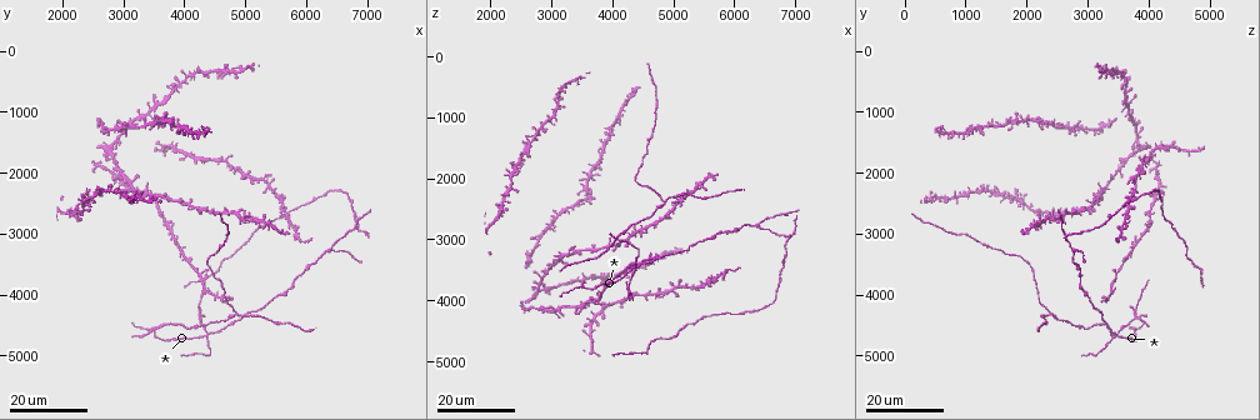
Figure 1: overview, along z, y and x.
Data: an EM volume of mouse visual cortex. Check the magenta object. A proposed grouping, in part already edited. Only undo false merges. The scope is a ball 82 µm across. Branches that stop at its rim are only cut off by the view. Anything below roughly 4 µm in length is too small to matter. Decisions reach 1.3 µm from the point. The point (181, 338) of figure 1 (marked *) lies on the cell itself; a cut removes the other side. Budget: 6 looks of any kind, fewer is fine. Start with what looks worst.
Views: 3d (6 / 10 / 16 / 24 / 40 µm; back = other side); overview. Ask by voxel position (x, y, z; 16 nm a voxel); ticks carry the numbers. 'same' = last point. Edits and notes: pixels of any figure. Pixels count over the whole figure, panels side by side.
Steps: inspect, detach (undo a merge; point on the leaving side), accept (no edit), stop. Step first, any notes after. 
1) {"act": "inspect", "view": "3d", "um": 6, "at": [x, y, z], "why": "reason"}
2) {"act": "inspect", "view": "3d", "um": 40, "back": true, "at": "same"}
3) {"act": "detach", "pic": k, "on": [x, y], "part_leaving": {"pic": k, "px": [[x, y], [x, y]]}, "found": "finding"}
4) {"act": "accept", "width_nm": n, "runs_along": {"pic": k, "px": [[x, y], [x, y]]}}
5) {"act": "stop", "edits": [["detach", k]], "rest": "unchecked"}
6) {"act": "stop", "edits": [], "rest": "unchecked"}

{"act": "inspect", "view": "3d", "um": 24, "at": [4400, 4650, 3450], "why": "looks like a crossing"}

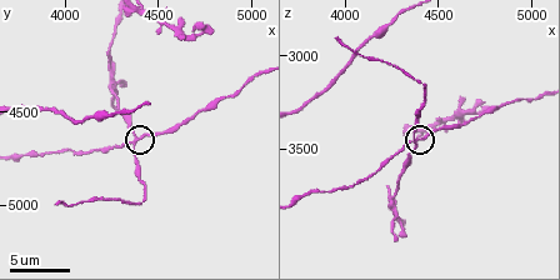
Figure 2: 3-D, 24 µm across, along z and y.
{"act": "inspect", "view": "3d", "um": 10, "at": [4380, 4660, 3460]}

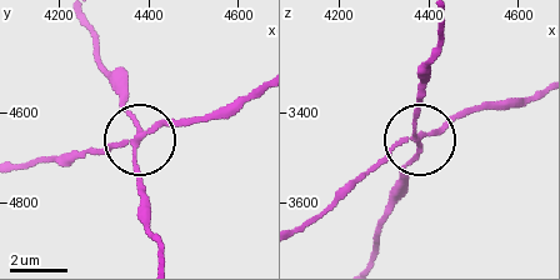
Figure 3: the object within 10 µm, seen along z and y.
{"act": "inspect", "view": "3d", "um": 10, "back": true, "at": [4385, 4650, 3465], "why": "other side"}

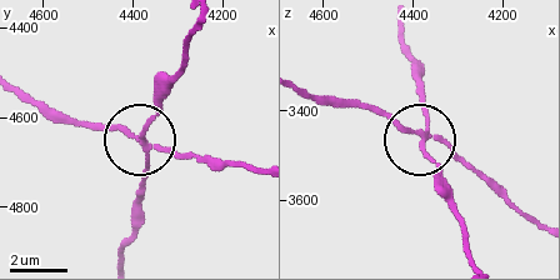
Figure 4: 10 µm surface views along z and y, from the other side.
{"act": "detach", "pic": 4, "on": [150, 115], "side_arm_um": 19, "part_leaving": {"pic": 4, "px": [[141, 144], [144, 124], [180, 66], [194, 24]]}, "found": "a second cell is stuck on"}

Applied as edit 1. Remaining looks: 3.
{"act": "inspect", "view": "3d", "um": 24, "at": [6400, 3250, 2750], "why": "looks like a crossing"}

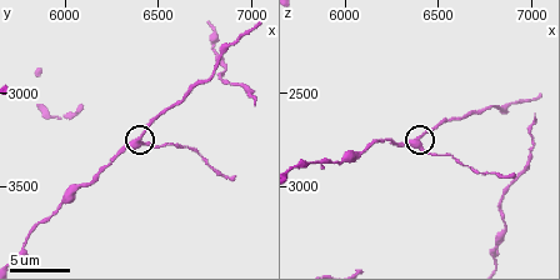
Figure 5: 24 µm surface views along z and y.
{"act": "inspect", "view": "3d", "um": 10, "at": [6380, 3240, 2740], "why": "zoom in"}

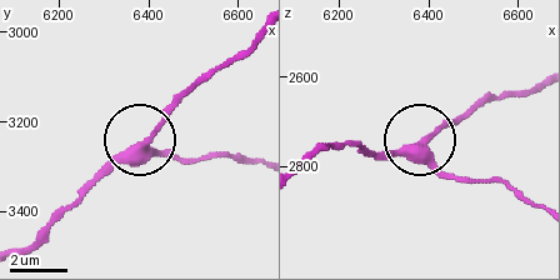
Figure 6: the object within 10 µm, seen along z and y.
{"act": "accept", "side_arm_um": 10, "runs_along": {"pic": 6, "px": [[25, 251], [140, 140], [180, 159]]}, "found": "continuous, no second cell"}

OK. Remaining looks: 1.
{"act": "stop", "edits": [["detach", 4]], "rest": "unchecked"}

